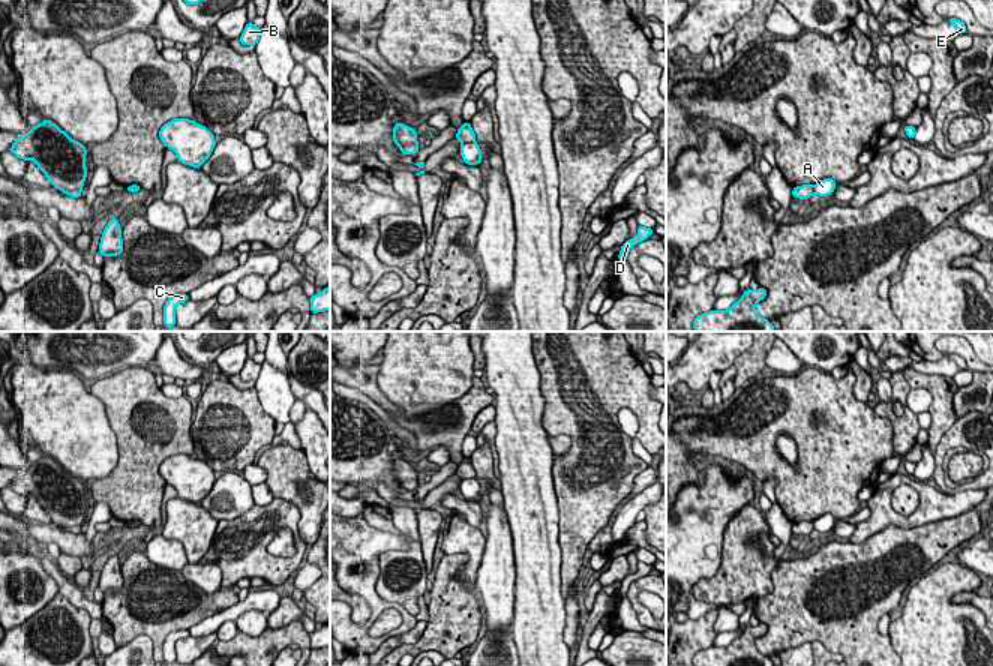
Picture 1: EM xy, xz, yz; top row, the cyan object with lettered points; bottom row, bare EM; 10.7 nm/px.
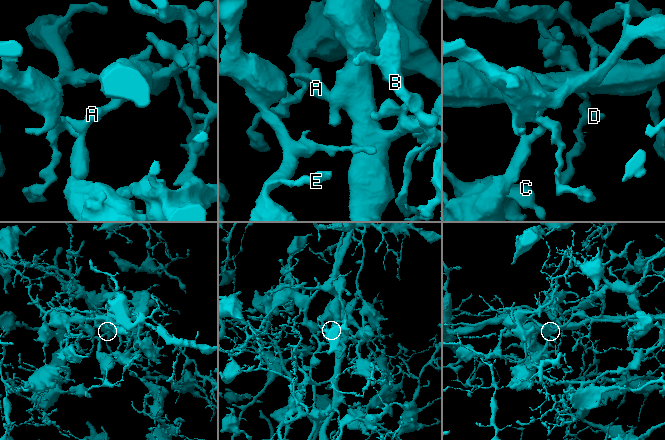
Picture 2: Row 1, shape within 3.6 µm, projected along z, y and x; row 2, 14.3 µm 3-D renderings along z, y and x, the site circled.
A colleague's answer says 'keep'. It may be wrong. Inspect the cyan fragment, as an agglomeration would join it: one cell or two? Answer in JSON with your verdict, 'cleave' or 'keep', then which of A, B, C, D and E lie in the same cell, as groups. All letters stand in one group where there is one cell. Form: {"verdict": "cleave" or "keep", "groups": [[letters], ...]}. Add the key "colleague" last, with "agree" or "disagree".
{"verdict": "cleave", "groups": [["A", "C"], ["B", "D", "E"]], "colleague": "disagree"}

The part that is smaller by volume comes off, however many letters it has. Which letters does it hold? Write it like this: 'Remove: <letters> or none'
Remove: A, C

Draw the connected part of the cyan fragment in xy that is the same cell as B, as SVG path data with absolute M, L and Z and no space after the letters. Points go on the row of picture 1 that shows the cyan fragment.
M250 21L246 24L244 32L238 38L242 45L256 45L261 36L261 28Z

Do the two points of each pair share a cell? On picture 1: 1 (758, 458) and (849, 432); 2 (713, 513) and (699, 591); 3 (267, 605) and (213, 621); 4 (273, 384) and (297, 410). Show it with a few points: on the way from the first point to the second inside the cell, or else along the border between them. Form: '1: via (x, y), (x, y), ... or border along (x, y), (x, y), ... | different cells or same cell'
1: via (780, 468), (786, 474), (807, 474), (827, 455) | same cell
2: border along (722, 548), (719, 570), (701, 578), (692, 588) | different cells
3: via (254, 605), (245, 605), (227, 615) | same cell
4: border along (296, 399), (290, 410), (290, 420) | different cells

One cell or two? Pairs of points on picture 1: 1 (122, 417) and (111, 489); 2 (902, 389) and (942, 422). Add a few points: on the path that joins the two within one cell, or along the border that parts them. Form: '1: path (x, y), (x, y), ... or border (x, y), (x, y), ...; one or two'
1: path (129, 435), (129, 471); one
2: border (902, 374), (911, 387); two

